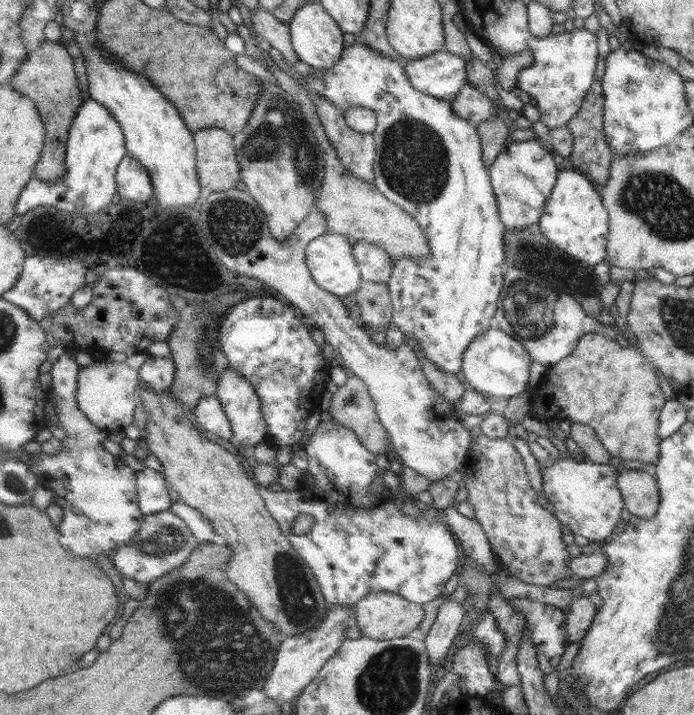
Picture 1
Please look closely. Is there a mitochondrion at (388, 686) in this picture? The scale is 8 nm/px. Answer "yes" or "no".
yes

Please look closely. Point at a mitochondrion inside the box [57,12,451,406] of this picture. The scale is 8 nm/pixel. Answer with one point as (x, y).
(237, 227)

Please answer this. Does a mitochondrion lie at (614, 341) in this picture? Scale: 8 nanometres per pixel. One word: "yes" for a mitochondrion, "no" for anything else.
no

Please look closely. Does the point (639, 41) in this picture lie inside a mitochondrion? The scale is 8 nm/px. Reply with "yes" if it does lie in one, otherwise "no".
no

